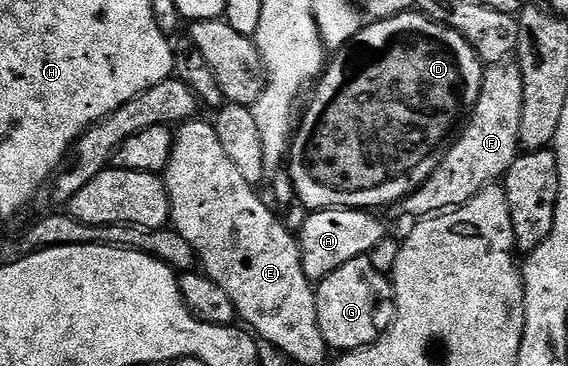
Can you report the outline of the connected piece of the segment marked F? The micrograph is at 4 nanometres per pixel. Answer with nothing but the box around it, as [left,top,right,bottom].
[400,62,524,218]

